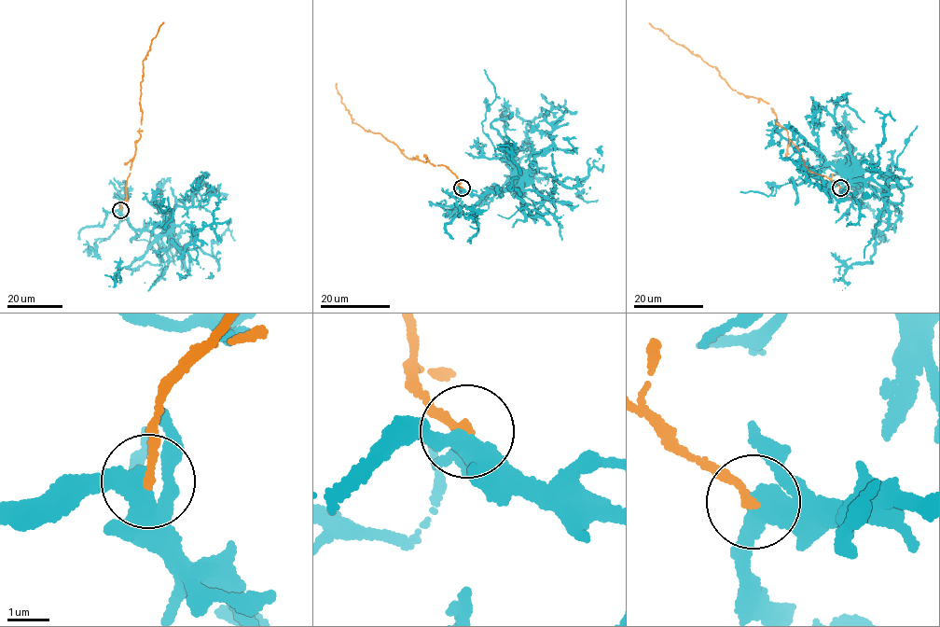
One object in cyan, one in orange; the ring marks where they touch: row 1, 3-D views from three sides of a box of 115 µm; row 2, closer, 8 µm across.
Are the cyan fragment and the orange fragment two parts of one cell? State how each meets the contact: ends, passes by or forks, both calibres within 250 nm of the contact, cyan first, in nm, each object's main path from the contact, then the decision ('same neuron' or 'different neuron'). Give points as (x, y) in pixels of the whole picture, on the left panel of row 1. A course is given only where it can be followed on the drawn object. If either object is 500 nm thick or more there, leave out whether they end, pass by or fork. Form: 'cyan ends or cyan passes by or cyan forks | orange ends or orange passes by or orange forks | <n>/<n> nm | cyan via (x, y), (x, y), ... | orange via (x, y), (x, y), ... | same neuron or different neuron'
cyan passes by | orange ends | 440/200 nm | cyan via (120, 209), (131, 227), (171, 236), (182, 248), (198, 248), (212, 255), (212, 243), (227, 230), (235, 240) | orange via (120, 210), (127, 198), (126, 185), (140, 134), (143, 63), (151, 41), (164, 22) | different neuron

